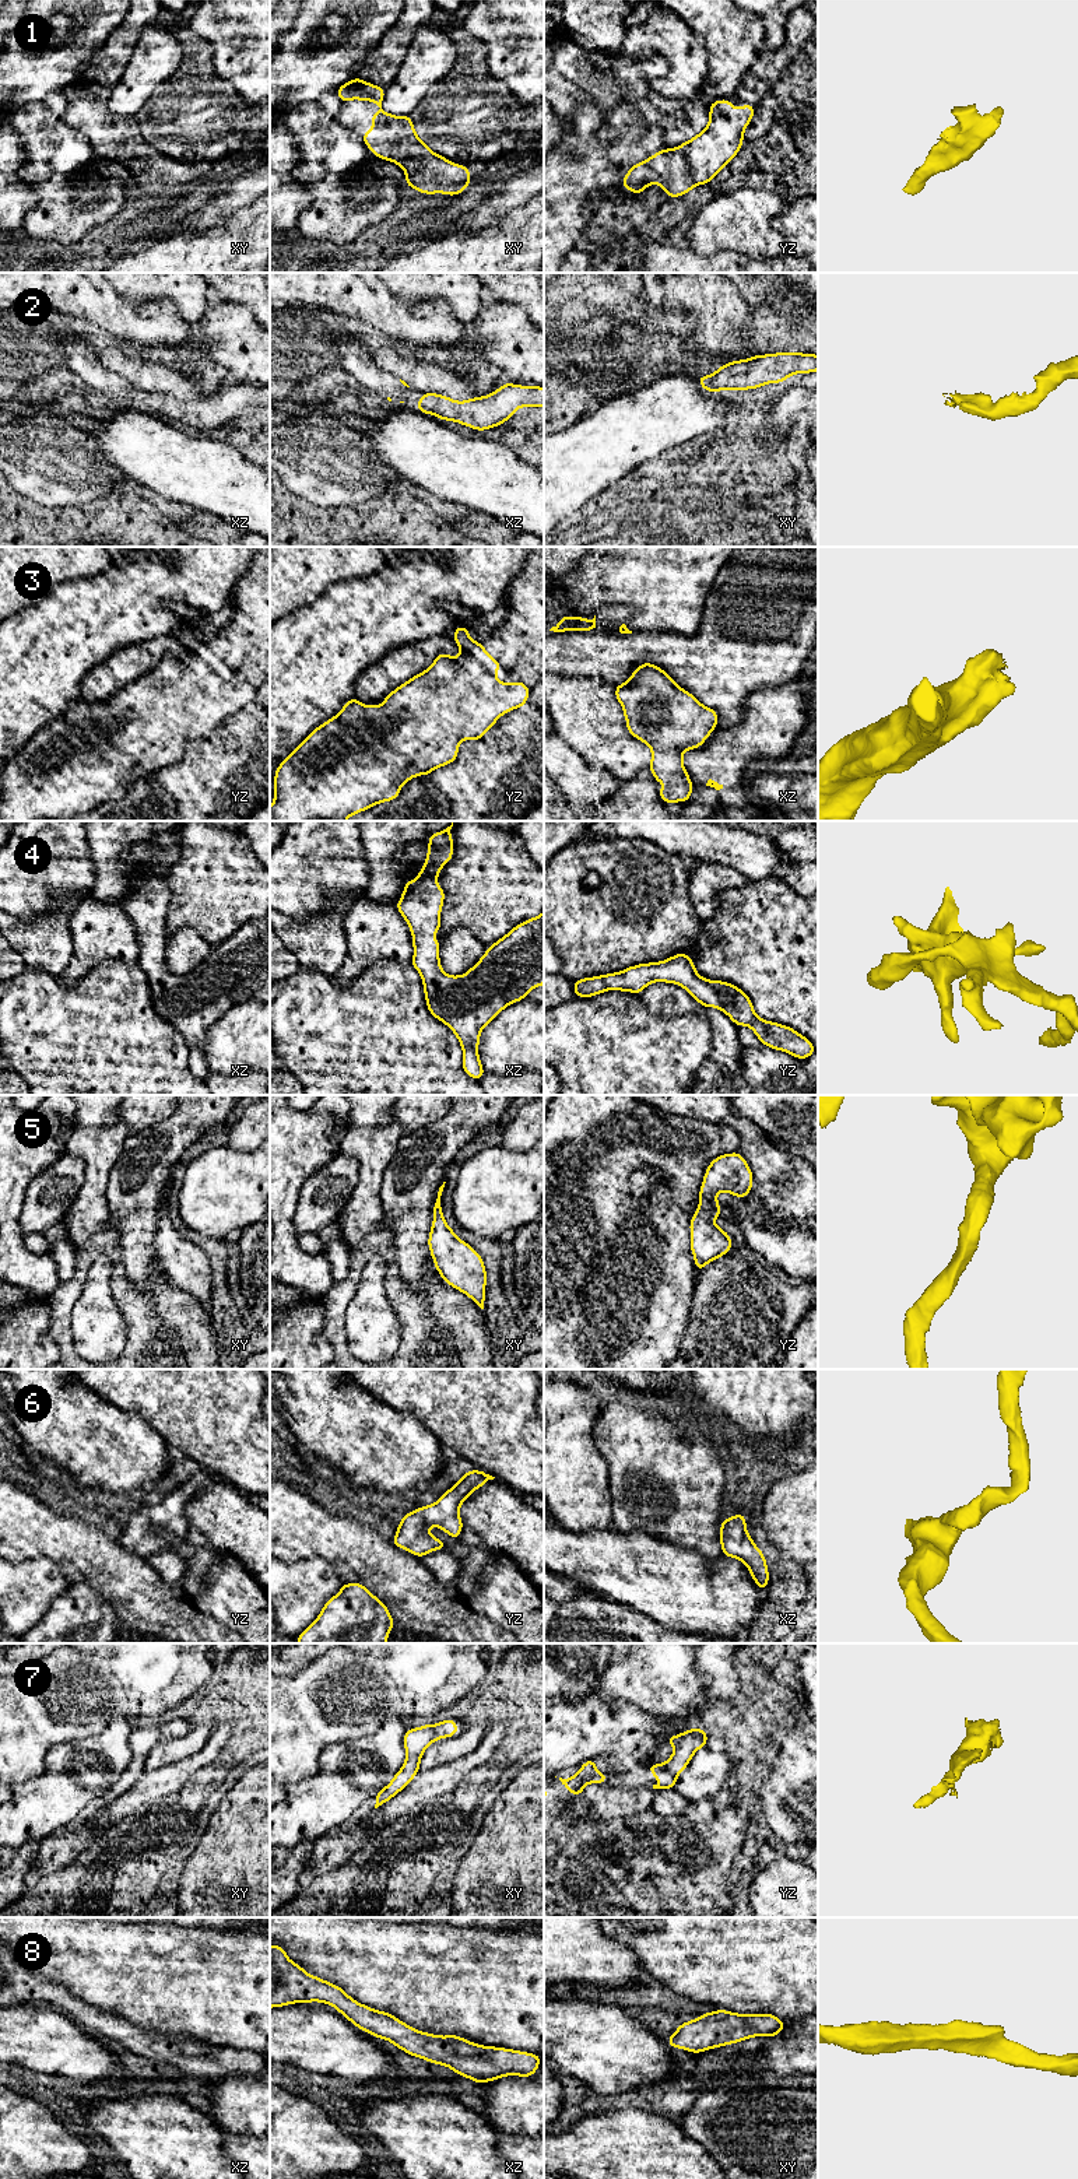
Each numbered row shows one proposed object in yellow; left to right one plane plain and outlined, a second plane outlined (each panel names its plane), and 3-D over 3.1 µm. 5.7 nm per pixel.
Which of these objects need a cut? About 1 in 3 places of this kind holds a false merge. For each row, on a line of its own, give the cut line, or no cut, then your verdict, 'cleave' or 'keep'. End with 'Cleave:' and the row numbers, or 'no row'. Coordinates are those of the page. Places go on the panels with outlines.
1: no cut | keep
2: no cut | keep
3: no cut | keep
4: no cut | keep
5: no cut | keep
6: no cut | keep
7: no cut | keep
8: no cut | keep
Cleave: no row

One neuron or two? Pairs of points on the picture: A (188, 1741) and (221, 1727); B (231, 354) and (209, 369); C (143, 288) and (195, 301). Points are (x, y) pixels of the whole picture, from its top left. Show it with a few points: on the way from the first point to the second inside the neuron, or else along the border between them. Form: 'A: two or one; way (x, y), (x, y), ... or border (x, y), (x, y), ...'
A: two; border (217, 1725), (207, 1741), (192, 1755)
B: two; border (211, 357), (228, 369), (227, 381)
C: one; way (155, 288), (182, 288)

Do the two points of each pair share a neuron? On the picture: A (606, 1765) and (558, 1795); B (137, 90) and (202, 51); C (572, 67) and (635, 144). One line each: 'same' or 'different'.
A: same
B: different
C: same

